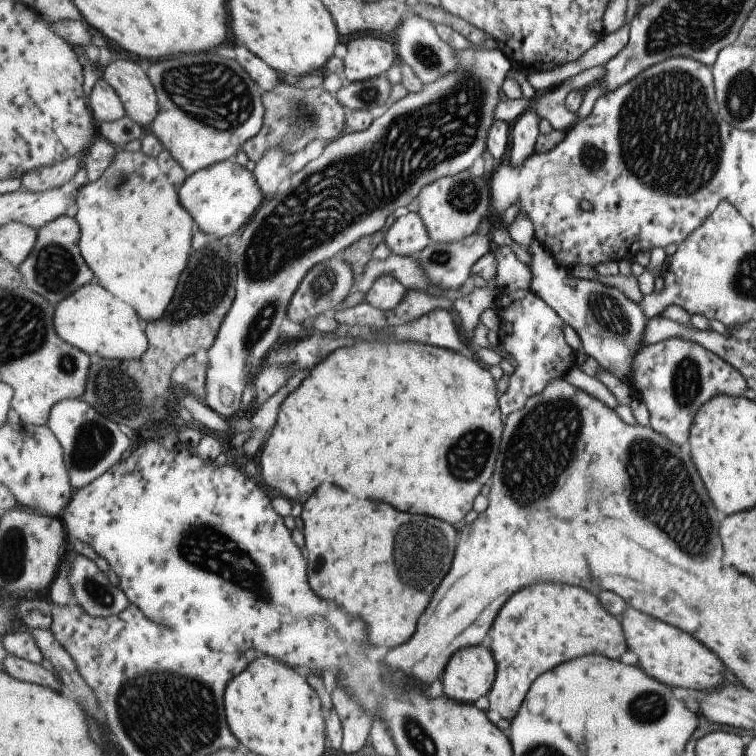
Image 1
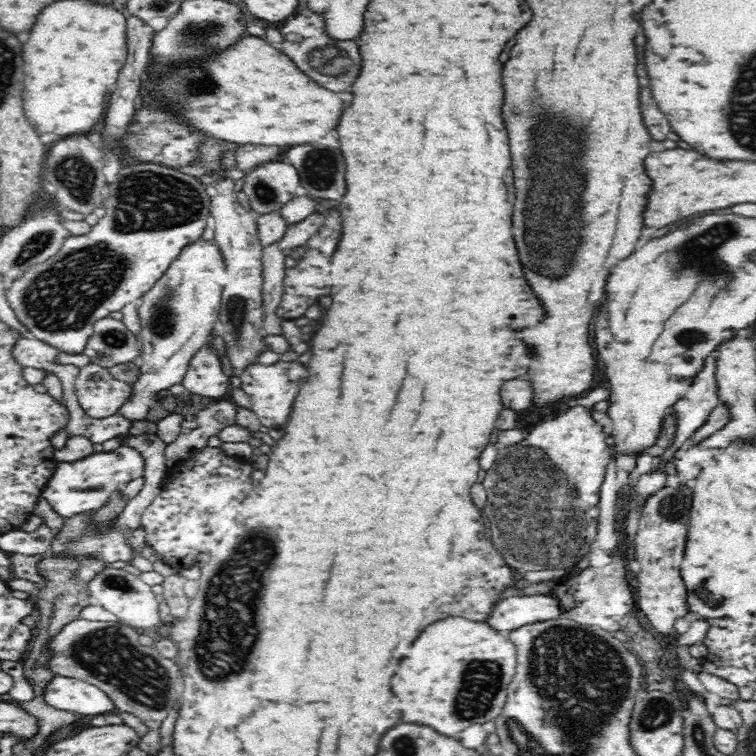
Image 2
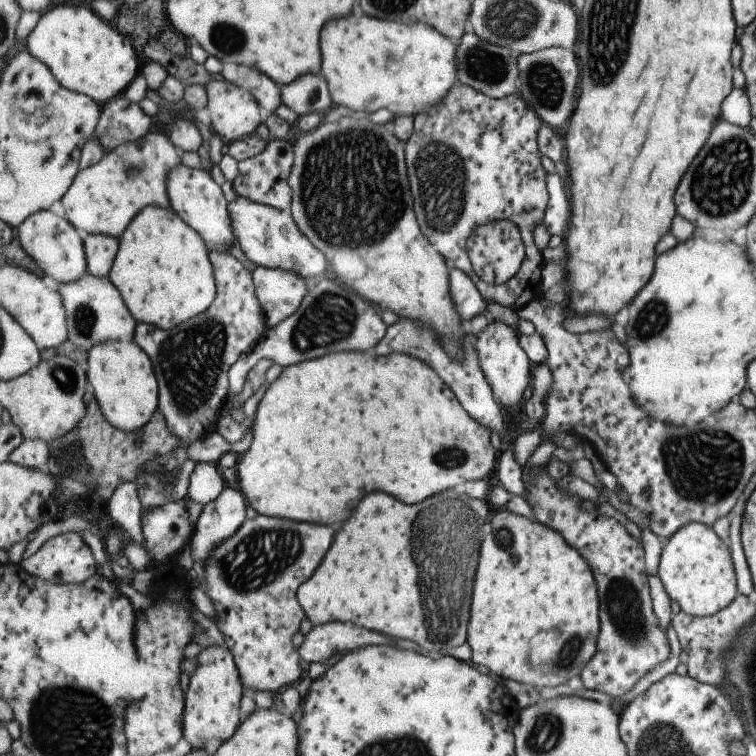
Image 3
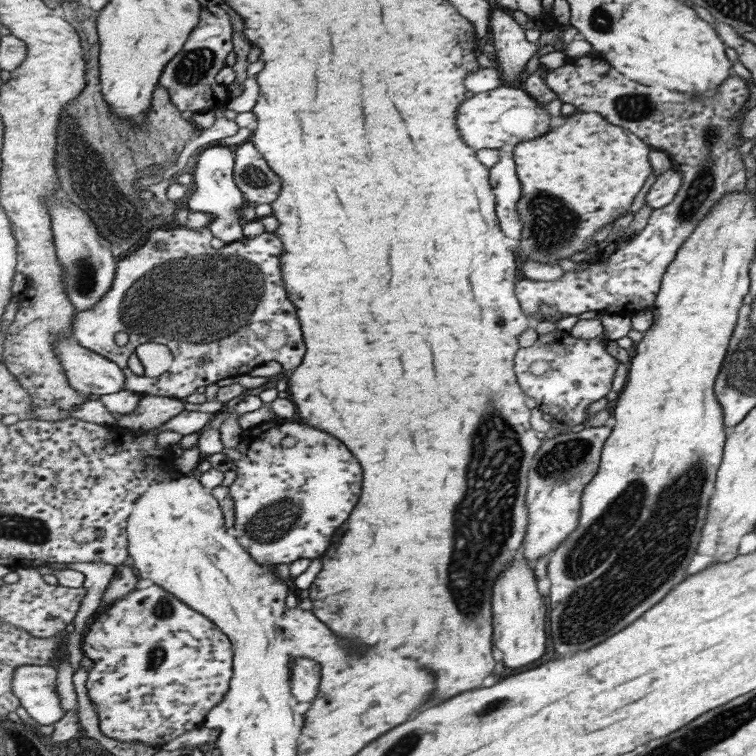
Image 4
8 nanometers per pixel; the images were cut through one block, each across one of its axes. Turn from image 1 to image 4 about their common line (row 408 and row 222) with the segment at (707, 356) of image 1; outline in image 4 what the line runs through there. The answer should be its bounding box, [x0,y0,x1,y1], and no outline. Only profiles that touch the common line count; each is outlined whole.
[517,53,749,318]

